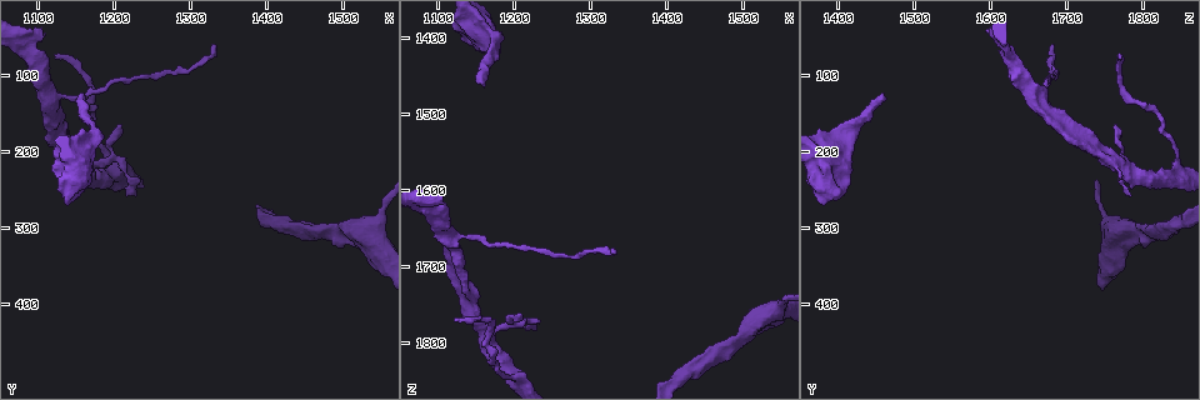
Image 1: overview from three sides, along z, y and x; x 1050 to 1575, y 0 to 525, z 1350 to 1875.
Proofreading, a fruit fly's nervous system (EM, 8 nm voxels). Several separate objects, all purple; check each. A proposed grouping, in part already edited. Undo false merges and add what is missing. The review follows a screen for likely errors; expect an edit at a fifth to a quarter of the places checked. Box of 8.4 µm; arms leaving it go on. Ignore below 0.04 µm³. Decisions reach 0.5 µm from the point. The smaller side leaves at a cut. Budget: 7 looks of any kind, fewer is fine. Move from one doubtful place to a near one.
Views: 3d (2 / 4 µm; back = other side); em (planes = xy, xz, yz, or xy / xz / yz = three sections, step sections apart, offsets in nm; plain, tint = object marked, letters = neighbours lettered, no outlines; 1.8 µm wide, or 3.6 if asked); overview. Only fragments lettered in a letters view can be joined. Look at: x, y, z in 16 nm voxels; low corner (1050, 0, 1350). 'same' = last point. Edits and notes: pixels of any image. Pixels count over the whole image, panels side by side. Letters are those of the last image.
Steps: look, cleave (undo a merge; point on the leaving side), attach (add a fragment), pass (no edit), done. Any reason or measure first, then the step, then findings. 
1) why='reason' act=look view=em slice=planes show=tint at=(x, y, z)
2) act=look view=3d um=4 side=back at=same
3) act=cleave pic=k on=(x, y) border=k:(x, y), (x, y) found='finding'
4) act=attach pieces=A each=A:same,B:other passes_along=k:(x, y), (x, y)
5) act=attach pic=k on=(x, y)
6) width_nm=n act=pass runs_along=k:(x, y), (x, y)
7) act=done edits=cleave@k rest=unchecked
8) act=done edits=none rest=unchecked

why='end of a long branch' act=look view=3d um=2 at=(1120, 70, 1770)

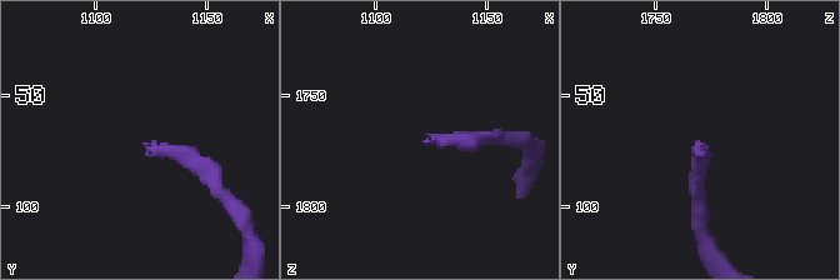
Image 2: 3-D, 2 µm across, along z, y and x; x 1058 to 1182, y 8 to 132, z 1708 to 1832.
act=look view=em um=3.6 slice=planes show=letters at=(1123, 74, 1768)

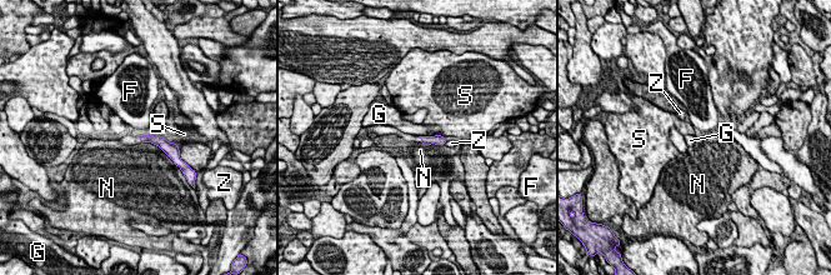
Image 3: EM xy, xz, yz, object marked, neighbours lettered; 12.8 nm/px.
act=pass each=F:other,G:other,N:other,S:other,Z:other border=3:(437, 134), (419, 136) found='no lettered fragment goes on from it'

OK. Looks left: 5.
why='an open end' act=look view=3d um=4 side=back at=(1155, 240, 1415)

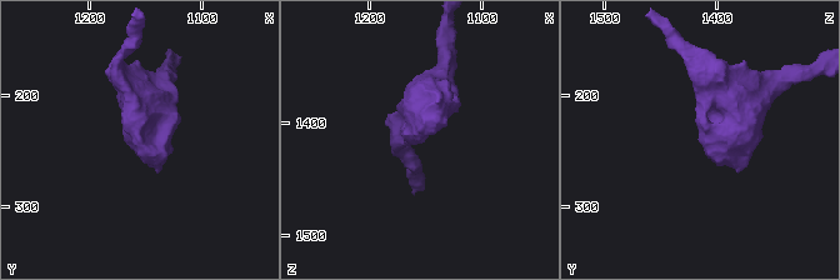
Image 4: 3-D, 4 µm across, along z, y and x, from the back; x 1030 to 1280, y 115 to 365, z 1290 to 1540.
act=look view=em um=3.6 slice=yz step=8 show=tint at=(1156, 242, 1414)

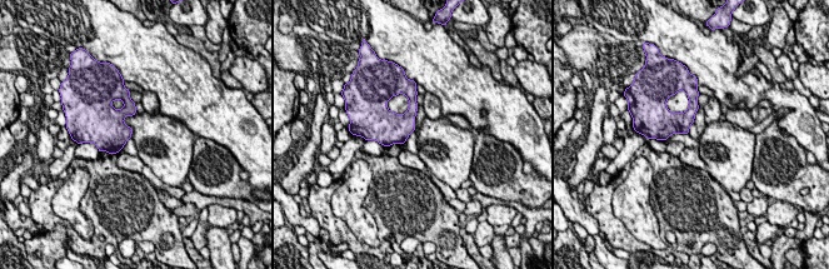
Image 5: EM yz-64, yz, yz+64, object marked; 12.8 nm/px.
act=look view=em um=3.6 slice=xy step=8 show=letters at=same

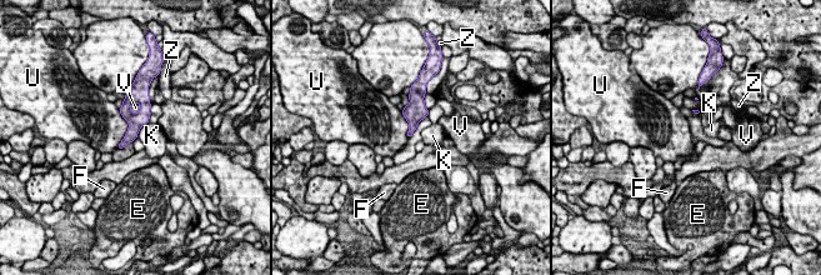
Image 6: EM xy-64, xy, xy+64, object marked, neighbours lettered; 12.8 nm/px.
act=pass each=E:other,F:other,K:other,U:other,V:other,Z:other border=6:(119, 109), (128, 130), (116, 148) found='no lettered fragment goes on from it'

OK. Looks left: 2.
why='free end' act=look view=em slice=planes show=tint at=(1160, 125, 1465)

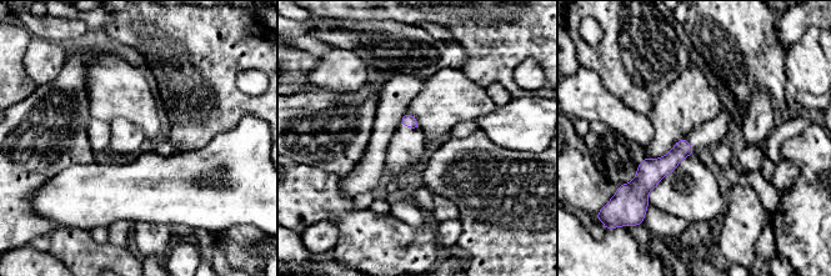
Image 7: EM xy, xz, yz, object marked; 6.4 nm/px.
act=look view=em slice=planes show=letters at=same

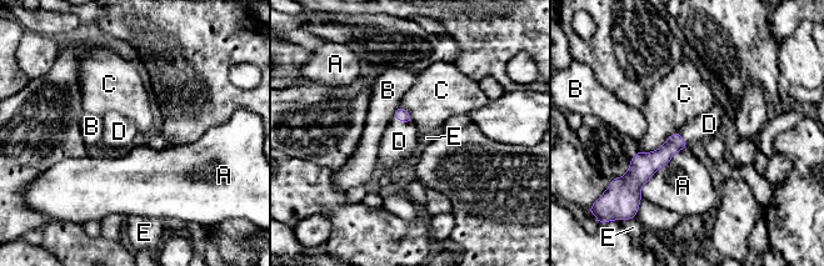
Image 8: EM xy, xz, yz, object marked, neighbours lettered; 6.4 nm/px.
act=attach pieces=D each=A:other,B:other,C:other,D:same,E:other passes_along=8:(400, 113), (403, 121), (399, 141) found='it goes on there'

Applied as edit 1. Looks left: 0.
act=done edits=attach@8 rest=unchecked

